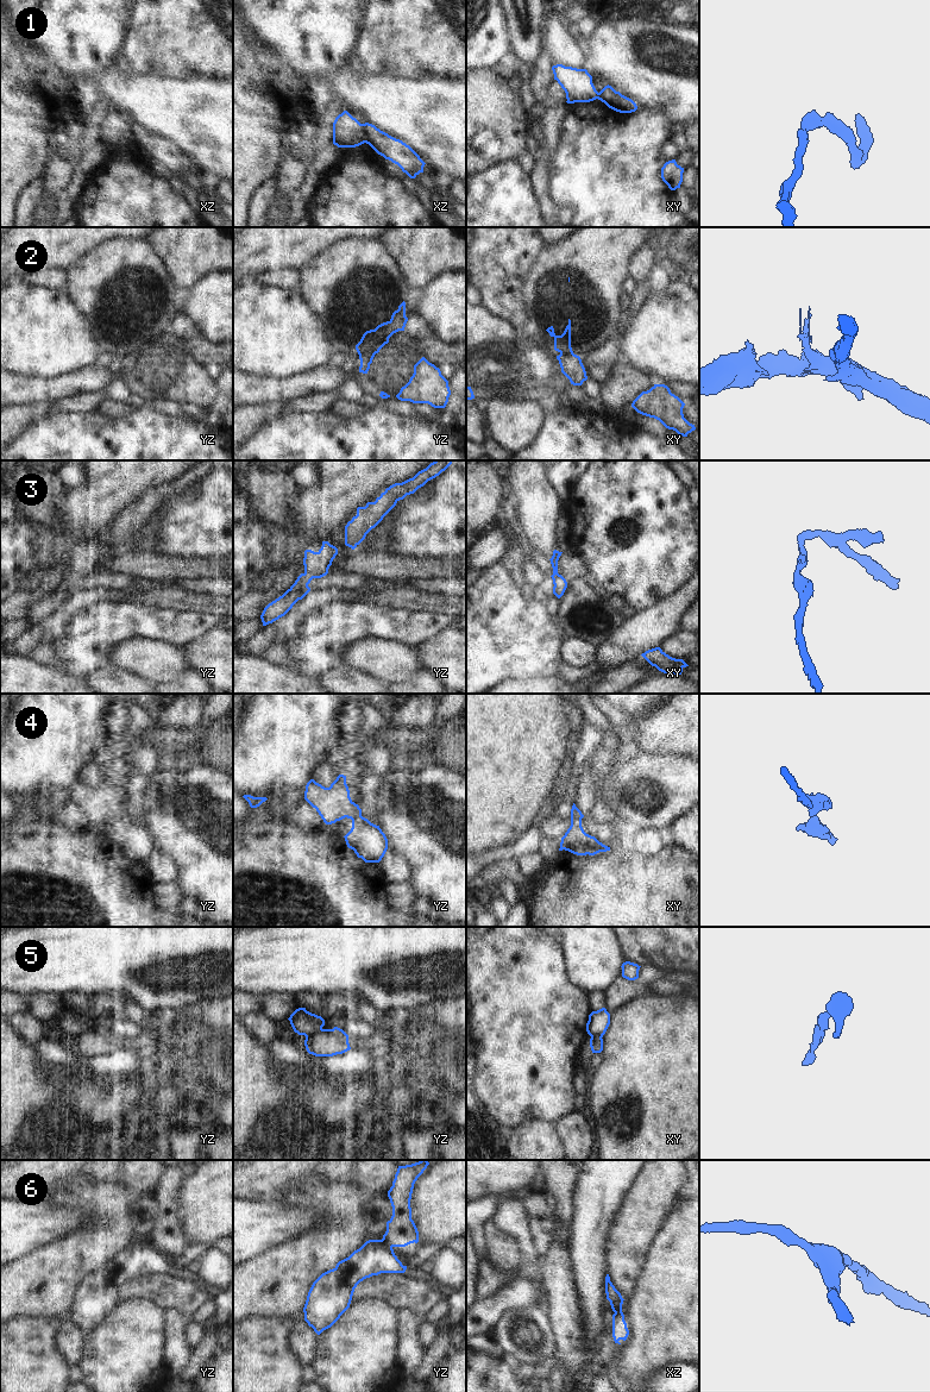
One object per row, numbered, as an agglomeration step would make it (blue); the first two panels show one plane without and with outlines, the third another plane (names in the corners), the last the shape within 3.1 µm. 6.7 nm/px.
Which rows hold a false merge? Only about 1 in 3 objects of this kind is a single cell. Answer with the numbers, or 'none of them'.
1, 2, 5, 6

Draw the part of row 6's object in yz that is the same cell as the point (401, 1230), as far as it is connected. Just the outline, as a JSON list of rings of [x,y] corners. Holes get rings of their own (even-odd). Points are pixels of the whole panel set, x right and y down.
[[[420,1160],[397,1168],[392,1186],[388,1191],[392,1216],[387,1222],[387,1231],[382,1239],[391,1247],[406,1247],[419,1242],[419,1231],[411,1219],[410,1199],[415,1181],[428,1165],[427,1160]]]

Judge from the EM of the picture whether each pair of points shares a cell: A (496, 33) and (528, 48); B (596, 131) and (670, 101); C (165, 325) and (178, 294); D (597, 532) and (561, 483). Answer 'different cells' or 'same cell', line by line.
A: different cells
B: different cells
C: same cell
D: different cells

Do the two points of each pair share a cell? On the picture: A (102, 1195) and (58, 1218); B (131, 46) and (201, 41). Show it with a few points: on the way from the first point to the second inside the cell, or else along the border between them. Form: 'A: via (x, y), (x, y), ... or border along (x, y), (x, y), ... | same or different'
A: border along (51, 1204), (74, 1204), (83, 1209), (92, 1221) | different
B: via (149, 45), (155, 41), (183, 41) | same

